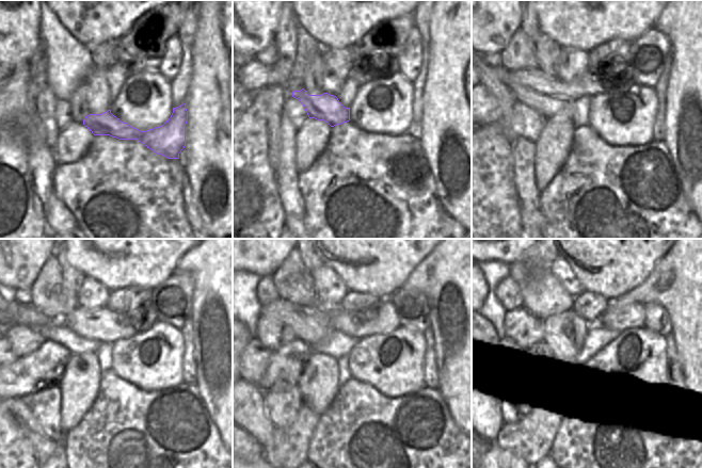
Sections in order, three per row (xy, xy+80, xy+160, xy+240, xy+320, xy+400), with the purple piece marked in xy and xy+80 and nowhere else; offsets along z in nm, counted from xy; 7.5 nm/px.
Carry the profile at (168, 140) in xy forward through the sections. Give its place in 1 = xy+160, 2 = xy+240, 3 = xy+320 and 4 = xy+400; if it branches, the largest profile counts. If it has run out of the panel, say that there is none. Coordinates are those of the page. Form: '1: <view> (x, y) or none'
1: xy+160 (548, 107)
2: xy+240 (15, 305)
3: none
4: none

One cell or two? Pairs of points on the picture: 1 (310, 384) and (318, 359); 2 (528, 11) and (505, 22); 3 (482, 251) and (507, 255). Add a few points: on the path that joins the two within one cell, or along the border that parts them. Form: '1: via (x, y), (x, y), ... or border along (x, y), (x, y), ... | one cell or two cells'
1: via (317, 377), (318, 366) | one cell
2: border along (522, 11), (520, 28) | two cells
3: via (489, 251), (500, 251) | one cell

